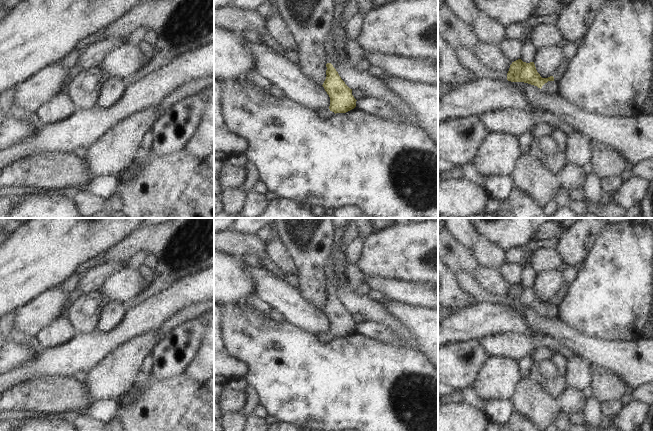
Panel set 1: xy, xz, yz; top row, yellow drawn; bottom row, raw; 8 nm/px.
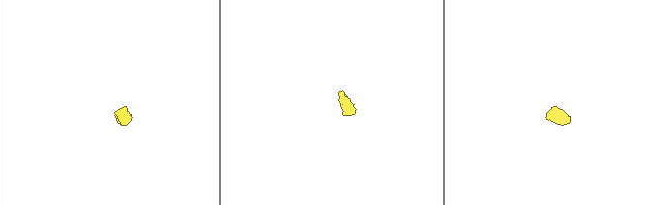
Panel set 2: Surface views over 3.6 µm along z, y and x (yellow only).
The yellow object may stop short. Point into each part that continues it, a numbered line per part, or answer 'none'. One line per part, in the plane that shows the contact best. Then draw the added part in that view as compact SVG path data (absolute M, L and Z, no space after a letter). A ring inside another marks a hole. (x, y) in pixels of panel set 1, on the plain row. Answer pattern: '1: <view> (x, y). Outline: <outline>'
1: xz (328, 268). Outline: M329 256L326 259L326 264L324 266L324 277L326 279L326 286L331 287L333 291L336 290L335 278L334 278L334 271L332 266L333 258Z
2: xz (322, 337). Outline: M329 332L317 333L315 336L320 342L330 342L331 340L335 339L335 337L332 336Z

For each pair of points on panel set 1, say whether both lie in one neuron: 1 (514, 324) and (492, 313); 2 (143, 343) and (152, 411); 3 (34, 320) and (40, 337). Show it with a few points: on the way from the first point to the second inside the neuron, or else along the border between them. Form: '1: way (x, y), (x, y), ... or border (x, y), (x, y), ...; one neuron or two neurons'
1: way (509, 320), (497, 318); one neuron
2: border (141, 368), (136, 376), (135, 383), (129, 389); two neurons
3: border (57, 318), (41, 328), (32, 337); two neurons

